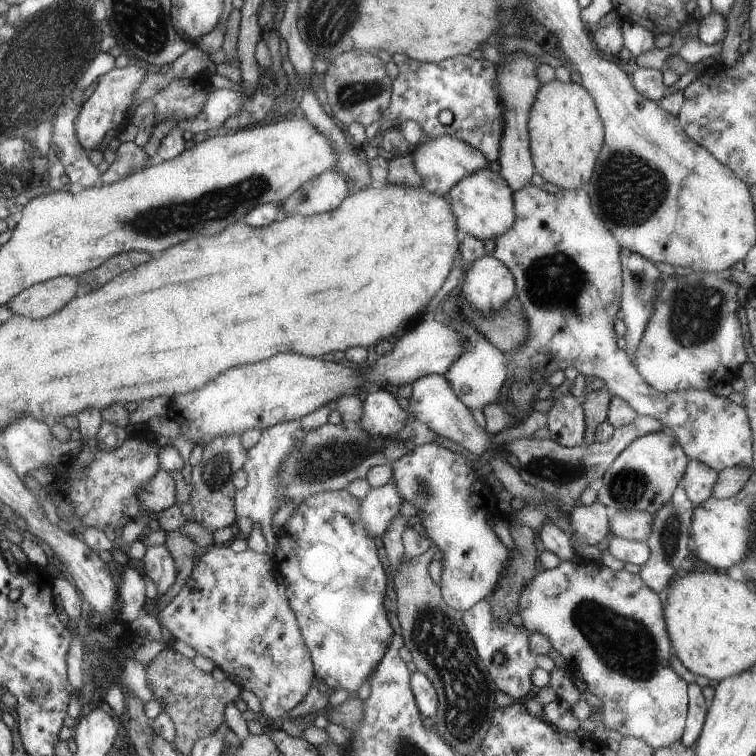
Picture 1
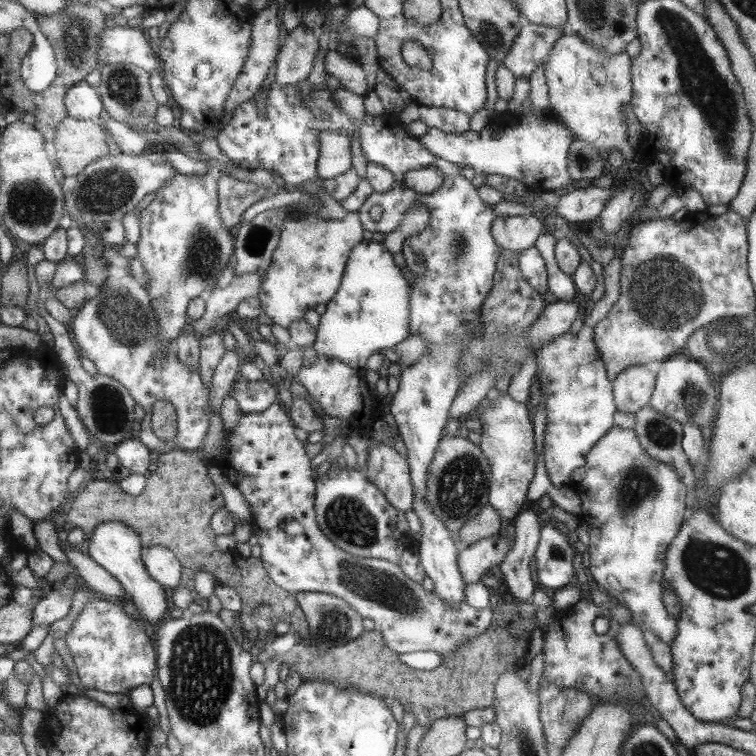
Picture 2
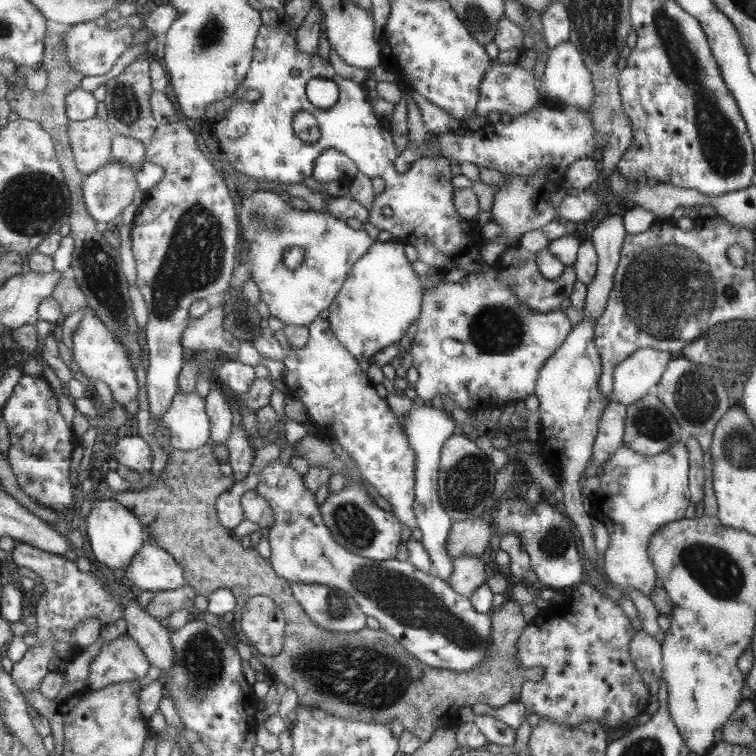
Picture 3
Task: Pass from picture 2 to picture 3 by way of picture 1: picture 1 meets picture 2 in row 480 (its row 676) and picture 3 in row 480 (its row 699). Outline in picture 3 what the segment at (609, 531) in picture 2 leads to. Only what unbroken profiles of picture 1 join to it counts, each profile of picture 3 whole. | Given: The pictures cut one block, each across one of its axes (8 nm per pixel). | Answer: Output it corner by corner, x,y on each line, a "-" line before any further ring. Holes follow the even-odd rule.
684,435
656,456
641,456
621,444
604,462
599,477
602,491
595,491
588,497
588,515
597,522
603,521
609,536
607,549
600,553
600,566
610,586
626,594
634,589
647,598
655,589
655,567
647,555
649,538
661,526
684,518
689,504
689,468
689,450

